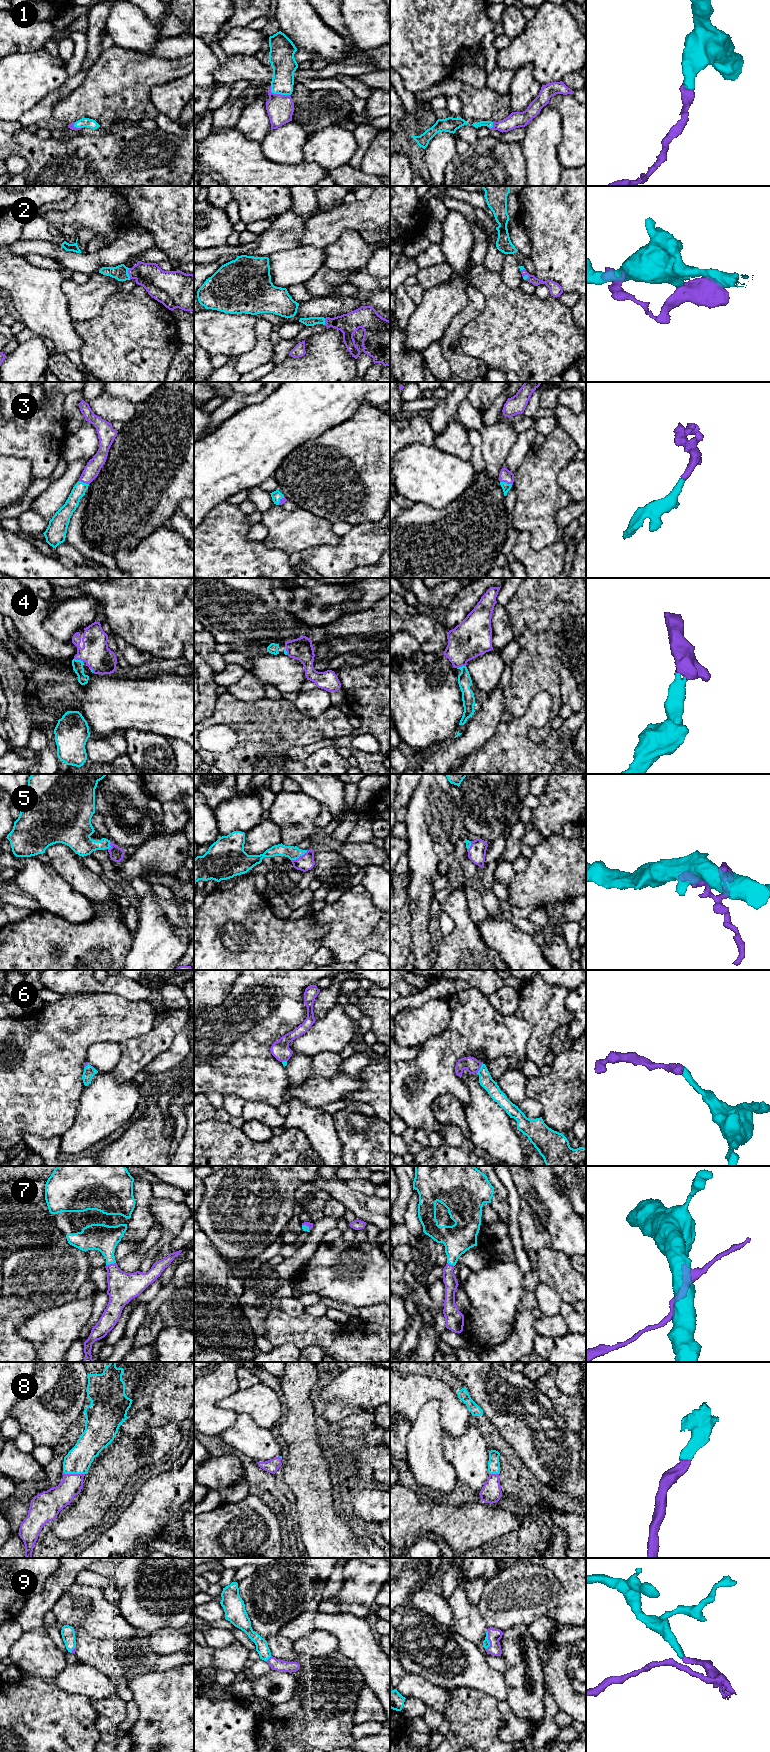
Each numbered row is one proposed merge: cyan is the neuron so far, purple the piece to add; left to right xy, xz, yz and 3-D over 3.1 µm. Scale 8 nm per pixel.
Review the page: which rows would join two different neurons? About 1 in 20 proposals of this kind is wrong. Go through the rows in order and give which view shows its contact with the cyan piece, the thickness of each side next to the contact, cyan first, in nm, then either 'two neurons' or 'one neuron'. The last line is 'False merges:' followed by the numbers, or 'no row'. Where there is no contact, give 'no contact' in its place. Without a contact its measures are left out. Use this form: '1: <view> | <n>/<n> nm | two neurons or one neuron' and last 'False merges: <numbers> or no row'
1: xz | 200/220 nm | one neuron
2: xy | 120/200 nm | one neuron
3: yz | 70/100 nm | one neuron
4: xy | 80/220 nm | one neuron
5: xz | 110/130 nm | one neuron
6: yz | 110/120 nm | one neuron
7: xy | 220/240 nm | one neuron
8: xy | 200/190 nm | one neuron
9: yz | 60/110 nm | one neuron
False merges: no row

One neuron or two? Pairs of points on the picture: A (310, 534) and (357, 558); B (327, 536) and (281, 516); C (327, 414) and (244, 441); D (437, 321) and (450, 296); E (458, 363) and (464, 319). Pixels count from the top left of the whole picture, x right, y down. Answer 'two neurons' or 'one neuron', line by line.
A: two neurons
B: one neuron
C: one neuron
D: one neuron
E: one neuron

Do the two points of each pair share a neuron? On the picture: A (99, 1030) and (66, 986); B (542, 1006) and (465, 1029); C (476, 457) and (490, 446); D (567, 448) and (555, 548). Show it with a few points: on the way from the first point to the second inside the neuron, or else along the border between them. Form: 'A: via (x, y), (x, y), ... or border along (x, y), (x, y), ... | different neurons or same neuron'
A: border along (95, 991), (64, 993), (61, 995) | different neurons
B: border along (515, 1014), (524, 1019), (531, 1026), (532, 1030) | different neurons
C: border along (478, 431), (485, 469) | different neurons
D: border along (557, 540), (534, 550) | different neurons

